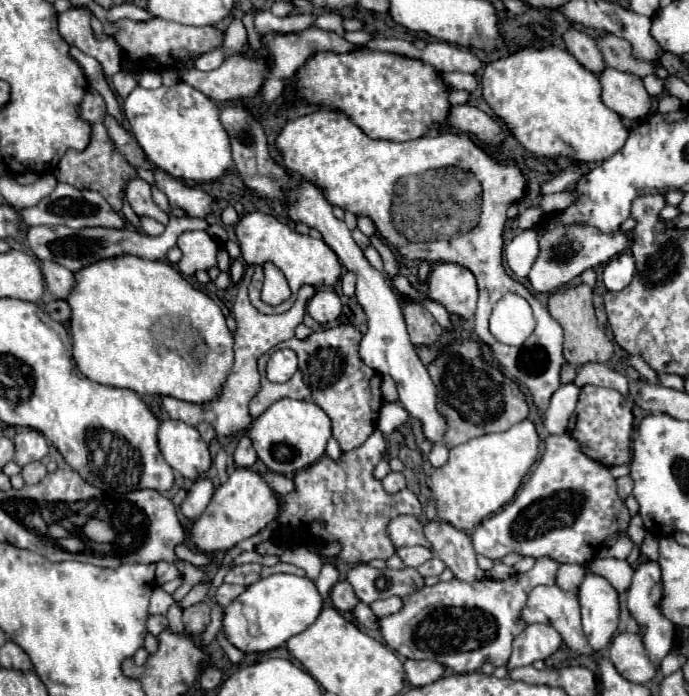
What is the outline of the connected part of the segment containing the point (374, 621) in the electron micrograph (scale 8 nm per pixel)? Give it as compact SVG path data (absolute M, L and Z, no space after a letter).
M359 602L359 604L355 606L353 614L355 614L355 618L357 618L363 626L367 626L367 628L379 628L379 618L377 618L377 616L371 612L371 608L365 606L363 602Z

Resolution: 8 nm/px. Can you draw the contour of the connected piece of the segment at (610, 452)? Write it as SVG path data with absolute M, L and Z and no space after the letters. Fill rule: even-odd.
M583 386L575 414L569 420L567 432L571 438L579 442L581 452L593 458L595 462L601 462L605 466L619 466L631 460L633 412L631 412L631 404L625 402L625 398L613 388Z

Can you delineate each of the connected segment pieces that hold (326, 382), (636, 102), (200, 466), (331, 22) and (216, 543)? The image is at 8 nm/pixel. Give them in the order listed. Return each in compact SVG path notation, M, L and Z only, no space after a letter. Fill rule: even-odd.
M341 324L331 330L313 332L307 340L291 338L291 340L277 344L275 348L271 348L267 354L263 354L259 358L261 388L249 402L251 418L261 416L273 402L277 402L281 398L295 398L295 400L313 402L331 418L333 438L339 442L343 452L349 452L349 450L361 446L369 438L369 434L375 430L377 414L379 414L379 408L383 402L381 392L379 392L381 374L371 370L369 366L365 366L363 360L359 358L357 346L359 346L361 336L363 334L355 326ZM279 348L295 350L295 354L299 358L299 374L295 374L285 384L271 384L265 378L265 362Z
M605 68L605 74L599 74L603 86L603 102L607 108L617 112L621 118L645 120L651 110L651 96L647 94L641 78L625 74L621 70Z
M163 420L159 426L159 448L167 464L189 480L199 480L213 464L209 444L195 426L181 420Z
M325 12L317 18L315 22L317 28L327 28L327 30L333 30L337 32L339 36L343 36L343 16L337 14L337 12Z
M235 468L229 480L215 490L205 514L201 514L201 518L193 524L191 540L203 552L229 550L241 540L263 530L269 522L273 522L279 514L279 508L281 508L281 502L275 490L269 486L269 482L259 472L251 468Z

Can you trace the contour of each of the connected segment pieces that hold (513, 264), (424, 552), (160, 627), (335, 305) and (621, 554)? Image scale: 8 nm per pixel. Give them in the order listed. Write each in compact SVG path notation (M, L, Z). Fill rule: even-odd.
M531 228L531 230L523 230L521 234L517 234L507 246L505 246L505 258L509 268L519 276L527 276L533 262L537 260L539 252L541 252L541 230L539 228Z
M425 546L399 548L397 554L399 554L399 558L405 562L405 566L409 566L409 568L417 568L417 566L421 566L423 562L427 562L427 560L433 558L431 548L425 548Z
M151 616L149 622L147 622L147 630L149 630L153 636L159 636L165 628L167 628L167 618L165 618L165 616Z
M319 290L315 292L315 296L309 300L307 312L313 320L317 320L319 324L327 324L337 320L337 316L341 314L341 300L333 290Z
M623 536L615 542L615 546L607 548L607 550L599 550L597 552L597 558L627 558L629 552L633 550L633 542L629 540L629 536Z

